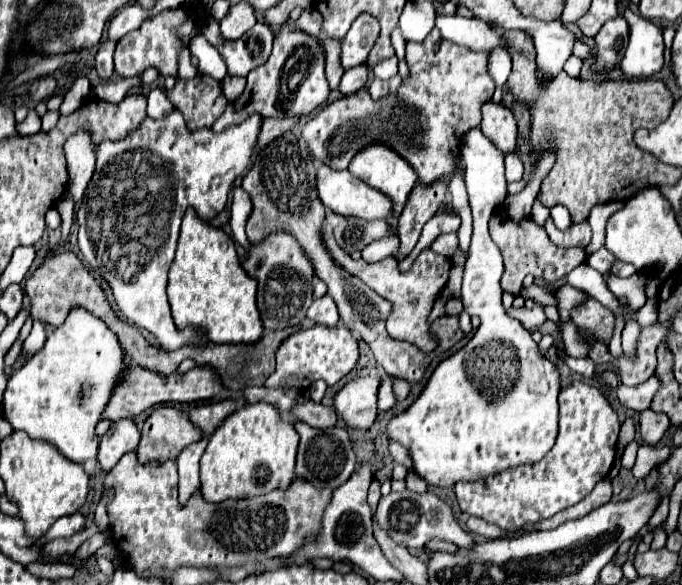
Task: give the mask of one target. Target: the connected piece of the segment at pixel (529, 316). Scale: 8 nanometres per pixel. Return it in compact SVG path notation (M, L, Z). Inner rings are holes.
M507 308L507 314L521 320L521 324L527 328L527 330L537 330L543 322L545 322L545 312L543 308Z

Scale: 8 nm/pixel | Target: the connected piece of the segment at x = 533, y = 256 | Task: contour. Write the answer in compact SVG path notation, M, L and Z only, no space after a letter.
M495 214L489 222L489 232L493 242L501 248L503 260L505 260L505 272L501 278L501 288L507 292L519 292L523 286L523 278L527 274L533 274L539 280L545 280L546 283L553 284L563 280L575 266L579 266L581 262L585 262L585 250L583 248L559 248L555 246L547 232L533 224L529 218L525 218L525 222L513 222L501 214Z

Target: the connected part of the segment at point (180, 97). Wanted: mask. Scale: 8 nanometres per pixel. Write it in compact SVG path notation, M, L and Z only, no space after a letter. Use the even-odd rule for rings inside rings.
M201 72L193 80L179 78L175 88L167 92L167 98L183 114L191 130L211 128L229 104L223 96L221 82Z

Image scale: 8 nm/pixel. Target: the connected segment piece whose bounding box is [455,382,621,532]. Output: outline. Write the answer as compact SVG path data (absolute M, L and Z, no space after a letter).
M573 382L561 390L559 408L557 442L541 462L505 470L495 478L455 484L457 502L463 512L497 524L505 532L519 532L527 524L551 518L559 510L577 504L609 474L621 424L603 392L587 382Z

